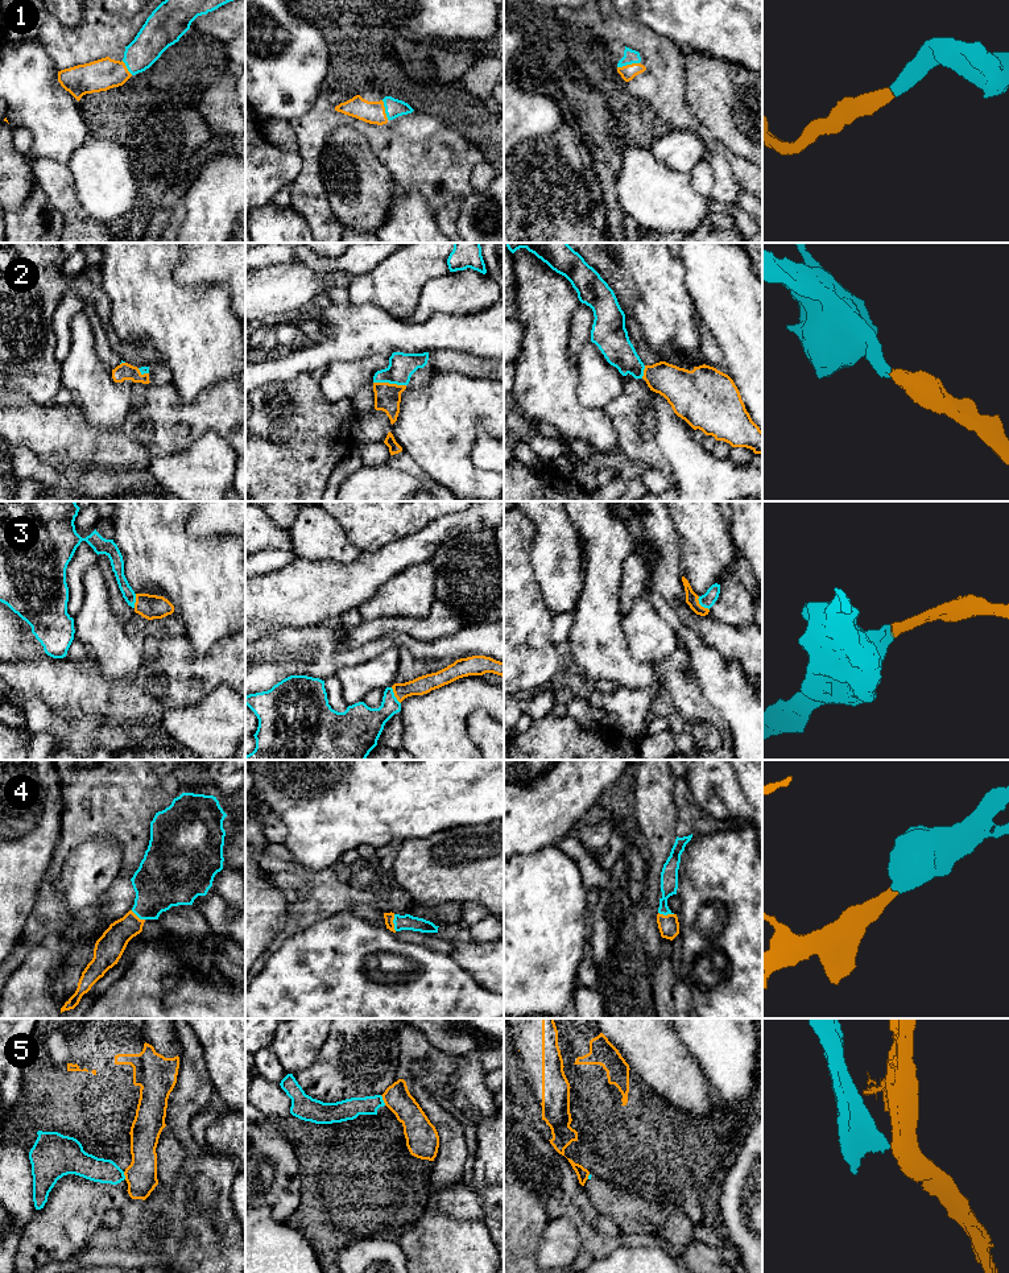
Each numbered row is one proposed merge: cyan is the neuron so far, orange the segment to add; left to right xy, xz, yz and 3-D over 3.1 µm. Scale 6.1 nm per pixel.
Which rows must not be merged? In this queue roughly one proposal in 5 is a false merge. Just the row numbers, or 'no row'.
5

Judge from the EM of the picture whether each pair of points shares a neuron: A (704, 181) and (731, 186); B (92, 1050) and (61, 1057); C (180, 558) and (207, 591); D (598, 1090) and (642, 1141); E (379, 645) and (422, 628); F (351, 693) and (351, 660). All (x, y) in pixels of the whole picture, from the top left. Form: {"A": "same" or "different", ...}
{"A": "same", "B": "different", "C": "same", "D": "same", "E": "different", "F": "different"}

